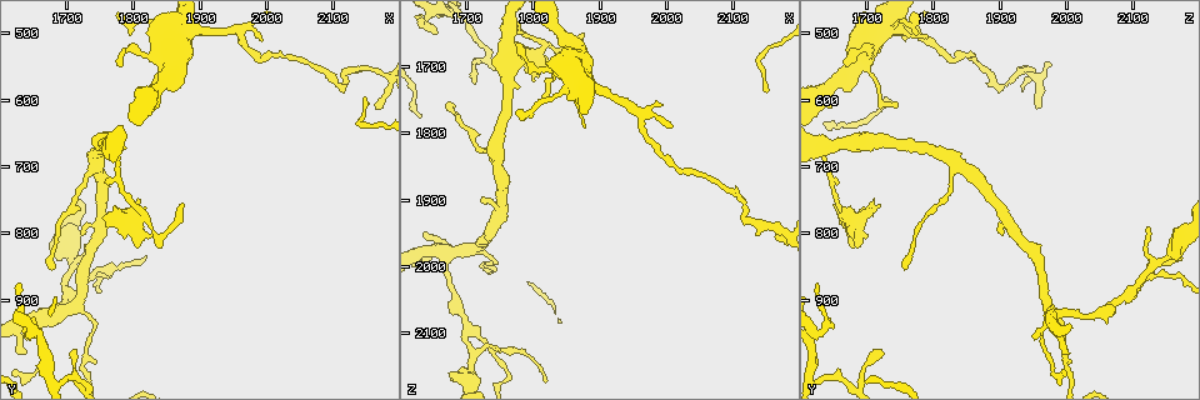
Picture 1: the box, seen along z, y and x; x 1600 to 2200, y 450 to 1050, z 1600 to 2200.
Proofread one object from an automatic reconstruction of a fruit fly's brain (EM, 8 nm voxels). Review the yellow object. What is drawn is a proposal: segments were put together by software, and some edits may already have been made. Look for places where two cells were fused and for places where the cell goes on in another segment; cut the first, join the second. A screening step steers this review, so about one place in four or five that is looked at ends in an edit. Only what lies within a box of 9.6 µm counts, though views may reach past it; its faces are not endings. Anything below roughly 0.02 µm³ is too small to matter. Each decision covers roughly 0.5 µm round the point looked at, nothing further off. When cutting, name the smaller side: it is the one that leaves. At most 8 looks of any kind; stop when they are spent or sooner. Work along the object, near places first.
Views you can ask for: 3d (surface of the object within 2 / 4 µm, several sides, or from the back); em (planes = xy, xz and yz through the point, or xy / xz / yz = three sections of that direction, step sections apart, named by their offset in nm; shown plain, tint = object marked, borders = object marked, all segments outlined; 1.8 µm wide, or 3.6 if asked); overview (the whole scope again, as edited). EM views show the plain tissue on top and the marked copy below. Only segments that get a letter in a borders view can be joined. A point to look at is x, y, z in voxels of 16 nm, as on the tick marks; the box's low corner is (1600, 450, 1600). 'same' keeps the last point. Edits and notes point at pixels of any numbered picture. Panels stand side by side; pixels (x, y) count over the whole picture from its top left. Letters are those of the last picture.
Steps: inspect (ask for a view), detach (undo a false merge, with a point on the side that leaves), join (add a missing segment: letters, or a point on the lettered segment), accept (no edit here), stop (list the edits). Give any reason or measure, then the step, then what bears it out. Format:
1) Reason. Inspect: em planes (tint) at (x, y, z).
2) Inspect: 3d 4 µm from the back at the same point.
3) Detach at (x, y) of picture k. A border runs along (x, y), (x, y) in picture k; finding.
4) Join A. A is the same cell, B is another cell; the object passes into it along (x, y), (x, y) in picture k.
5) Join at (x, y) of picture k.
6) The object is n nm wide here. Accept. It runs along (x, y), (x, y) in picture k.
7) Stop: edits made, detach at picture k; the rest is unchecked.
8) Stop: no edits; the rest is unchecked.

Sharp bend. Inspect: em xy step 4 (borders) at (2165, 555, 1940).

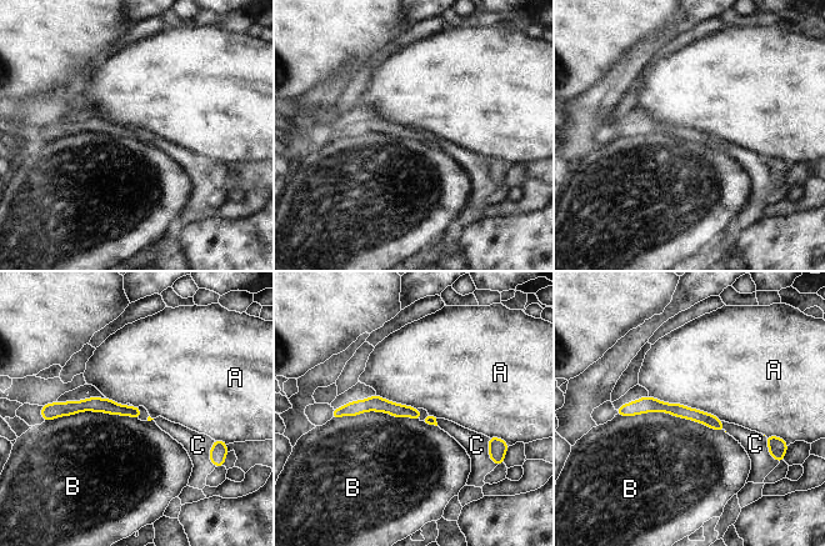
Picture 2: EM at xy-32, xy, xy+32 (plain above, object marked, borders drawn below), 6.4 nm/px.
Accept. A, B and C are other cells; a border runs along (649, 395), (710, 412), (721, 420) in picture 2; one cell here.

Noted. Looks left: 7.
Thin end. Inspect: em xy step 8 (tint) at (1715, 985, 1725).

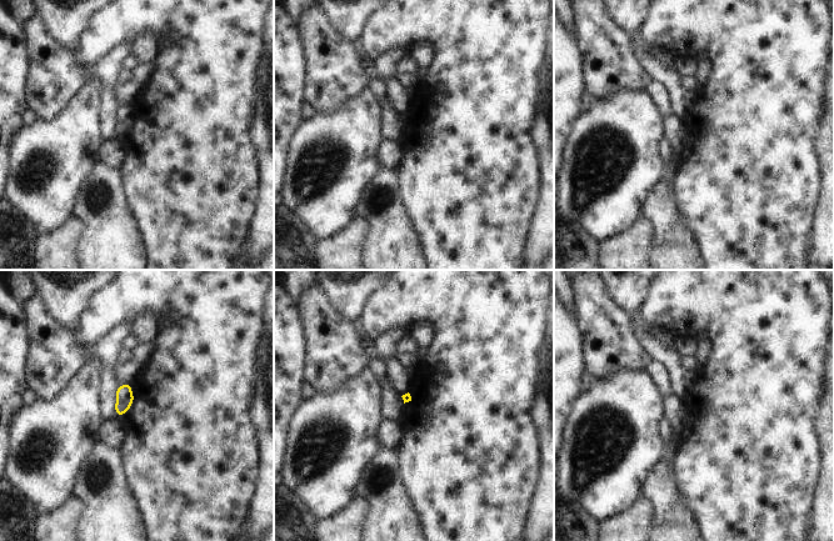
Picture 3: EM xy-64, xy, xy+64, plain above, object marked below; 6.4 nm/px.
Inspect: em planes (borders) at the same point.

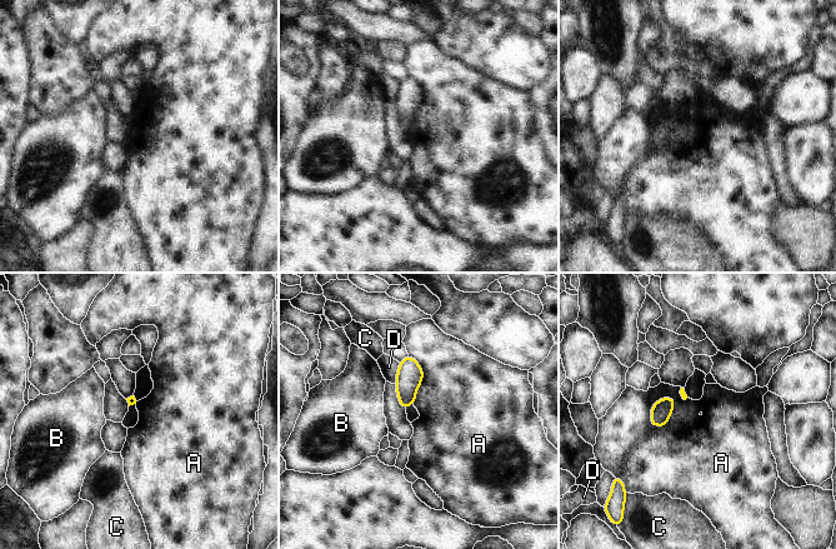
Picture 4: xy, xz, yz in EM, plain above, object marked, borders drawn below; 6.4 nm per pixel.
Accept. A, B, C and D are other cells; none of them fits.

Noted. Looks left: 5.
Sudden change in width. Inspect: em planes (borders) at (1710, 840, 2150).

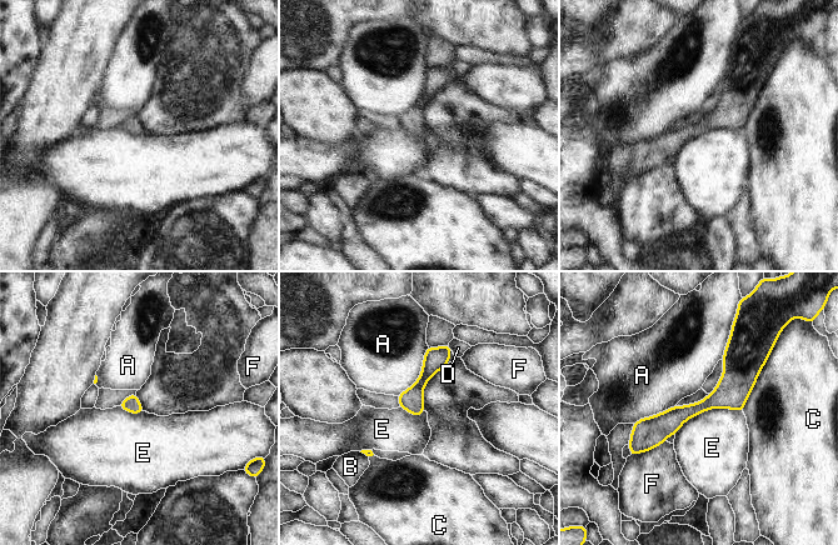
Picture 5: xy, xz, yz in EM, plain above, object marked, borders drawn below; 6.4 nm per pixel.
The object is 110 nm wide here; the longest contact is with E, 460 nm. Accept. A, B, C, D, E and F are other cells; all the same cell.

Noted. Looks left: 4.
Stop: no edits; the rest is unchecked.

